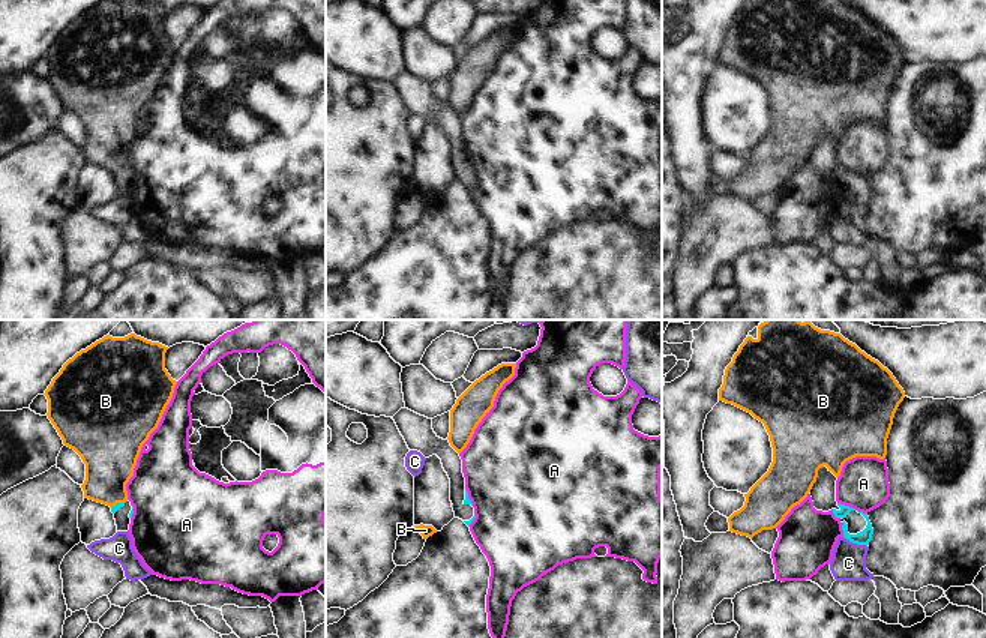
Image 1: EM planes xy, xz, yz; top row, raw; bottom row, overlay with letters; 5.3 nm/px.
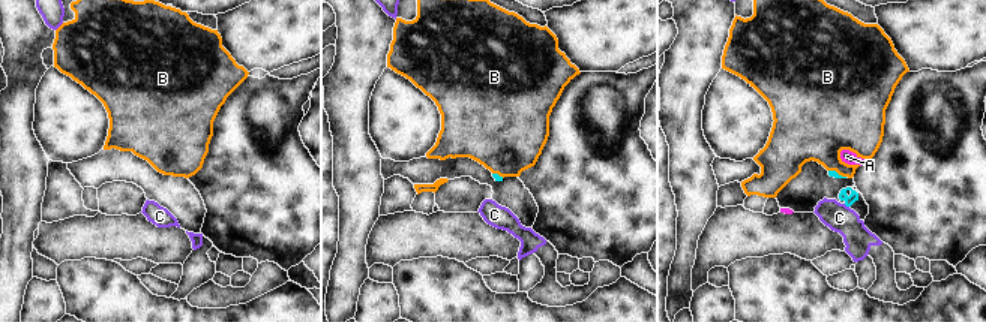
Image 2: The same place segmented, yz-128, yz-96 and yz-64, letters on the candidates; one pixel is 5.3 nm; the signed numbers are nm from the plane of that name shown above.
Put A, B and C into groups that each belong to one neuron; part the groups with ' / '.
A / B / C

